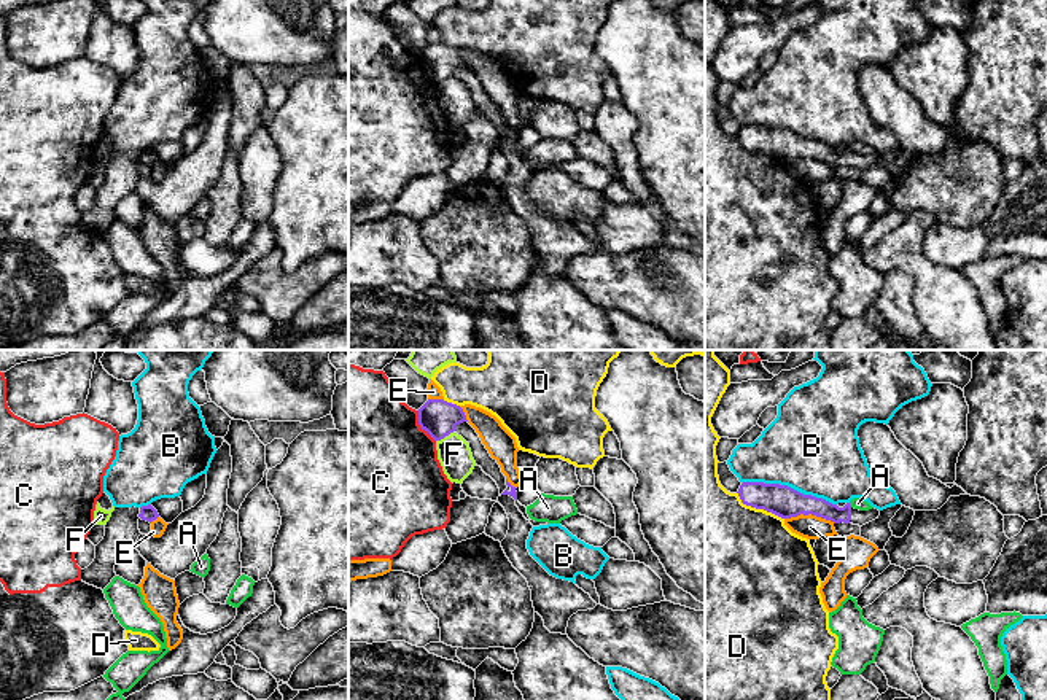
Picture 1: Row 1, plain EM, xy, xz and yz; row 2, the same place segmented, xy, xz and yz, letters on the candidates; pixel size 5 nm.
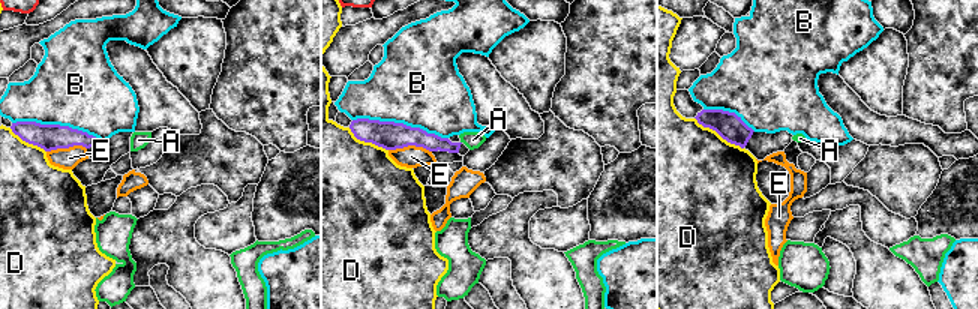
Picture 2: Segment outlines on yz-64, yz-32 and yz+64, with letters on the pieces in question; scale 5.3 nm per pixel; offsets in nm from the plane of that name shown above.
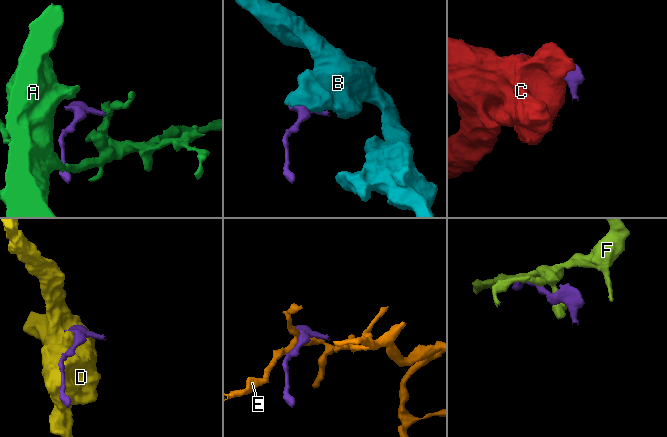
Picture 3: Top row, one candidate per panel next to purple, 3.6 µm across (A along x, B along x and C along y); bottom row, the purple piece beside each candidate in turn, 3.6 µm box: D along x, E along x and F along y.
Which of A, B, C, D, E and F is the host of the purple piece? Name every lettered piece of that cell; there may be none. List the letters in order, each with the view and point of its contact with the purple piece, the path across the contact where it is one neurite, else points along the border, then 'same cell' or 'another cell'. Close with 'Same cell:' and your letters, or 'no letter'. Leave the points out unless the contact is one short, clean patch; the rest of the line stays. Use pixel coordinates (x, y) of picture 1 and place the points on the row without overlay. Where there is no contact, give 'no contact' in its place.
A: contact yz (848, 148); another cell
B: contact yz (790, 131); another cell
C: contact xz (420, 70); another cell
D: contact yz (758, 151); another cell
E: contact yz (810, 156); another cell
F: contact xz (444, 80); another cell
Same cell: no letter

